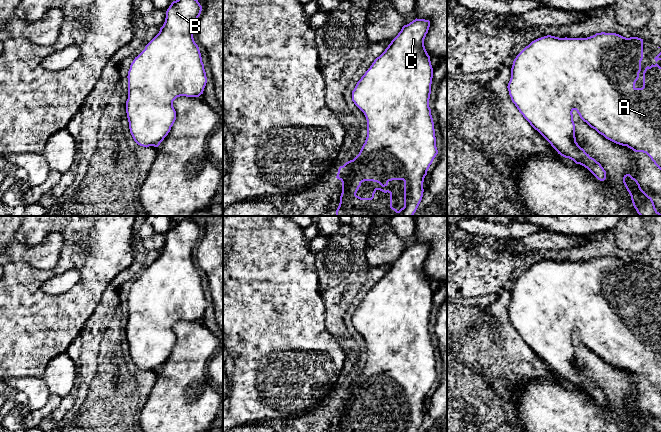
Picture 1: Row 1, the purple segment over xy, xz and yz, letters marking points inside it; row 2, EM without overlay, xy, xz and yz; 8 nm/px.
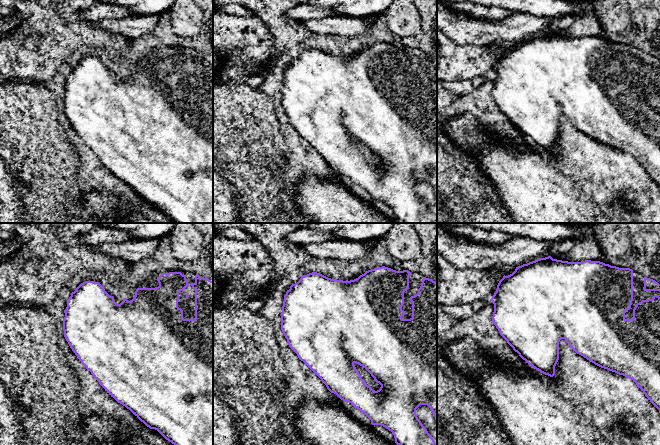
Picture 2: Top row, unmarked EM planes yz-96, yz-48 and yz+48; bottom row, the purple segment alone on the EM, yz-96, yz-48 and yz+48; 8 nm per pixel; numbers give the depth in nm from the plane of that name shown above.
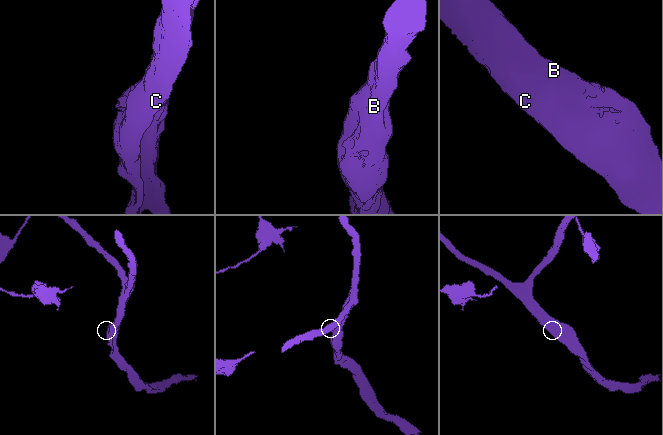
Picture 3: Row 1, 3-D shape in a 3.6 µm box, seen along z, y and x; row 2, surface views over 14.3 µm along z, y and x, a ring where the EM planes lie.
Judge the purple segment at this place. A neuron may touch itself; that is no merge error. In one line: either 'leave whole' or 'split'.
leave whole

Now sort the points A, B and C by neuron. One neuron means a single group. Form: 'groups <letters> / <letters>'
groups A B C

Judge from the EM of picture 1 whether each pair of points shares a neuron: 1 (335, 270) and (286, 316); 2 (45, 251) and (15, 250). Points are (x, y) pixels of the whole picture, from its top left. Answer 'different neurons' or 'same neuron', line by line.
1: different neurons
2: same neuron

